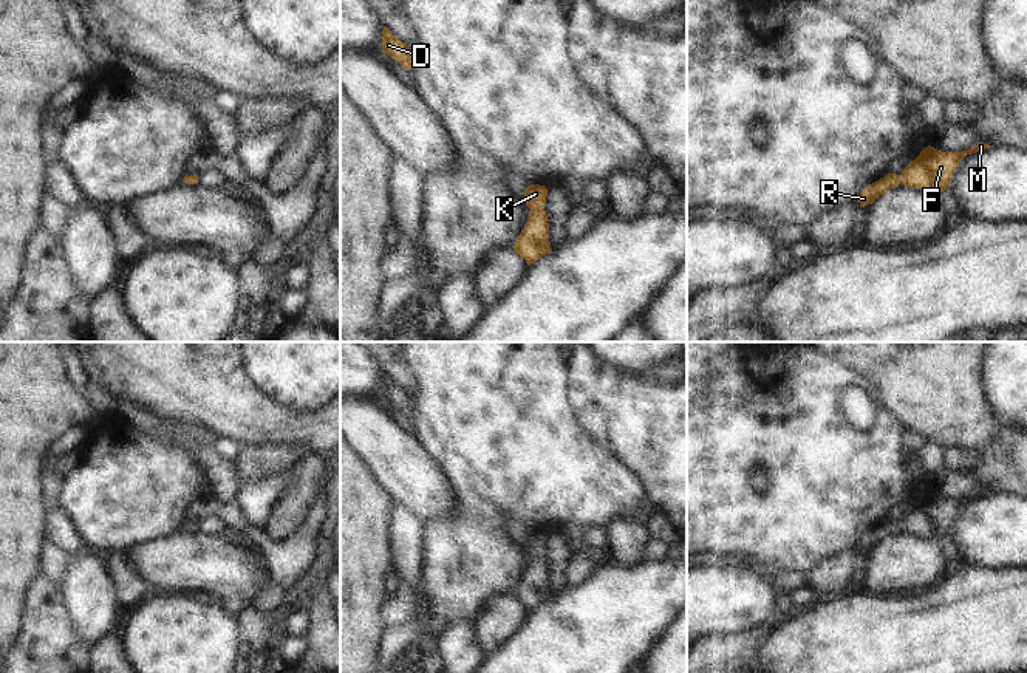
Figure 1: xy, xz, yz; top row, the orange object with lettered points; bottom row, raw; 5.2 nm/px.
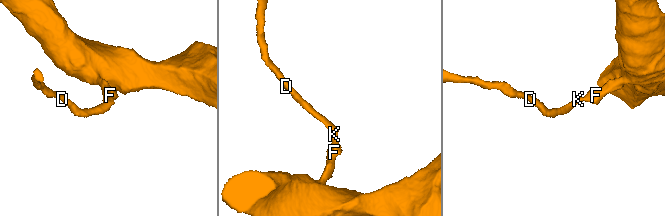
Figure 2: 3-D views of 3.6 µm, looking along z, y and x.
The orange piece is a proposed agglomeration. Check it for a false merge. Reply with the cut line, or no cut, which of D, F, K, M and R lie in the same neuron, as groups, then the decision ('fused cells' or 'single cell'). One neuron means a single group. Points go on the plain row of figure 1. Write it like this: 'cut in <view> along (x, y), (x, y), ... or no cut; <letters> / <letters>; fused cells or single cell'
no cut; D F K M R; single cell

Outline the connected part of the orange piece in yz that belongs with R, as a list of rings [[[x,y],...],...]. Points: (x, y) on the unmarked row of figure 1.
[[[979,489],[978,492],[962,498],[940,498],[931,492],[925,494],[920,501],[908,511],[902,521],[888,520],[879,528],[868,531],[858,541],[860,554],[872,551],[880,541],[900,531],[908,535],[920,535],[940,541],[950,535],[951,524],[960,507],[971,500],[991,494]]]

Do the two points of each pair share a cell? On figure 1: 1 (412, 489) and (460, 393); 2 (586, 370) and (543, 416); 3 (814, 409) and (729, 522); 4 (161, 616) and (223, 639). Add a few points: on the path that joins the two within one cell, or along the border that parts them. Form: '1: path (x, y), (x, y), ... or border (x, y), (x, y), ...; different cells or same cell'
1: border (412, 433), (435, 463), (447, 486); different cells
2: border (565, 359), (568, 404), (582, 426); different cells
3: path (783, 427), (729, 481), (729, 491); same cell
4: path (177, 632), (184, 639), (208, 639); same cell

